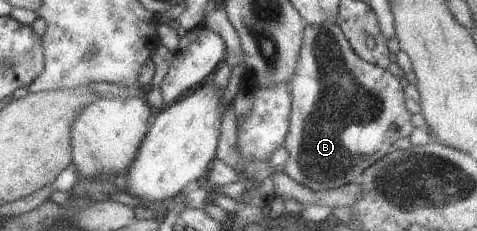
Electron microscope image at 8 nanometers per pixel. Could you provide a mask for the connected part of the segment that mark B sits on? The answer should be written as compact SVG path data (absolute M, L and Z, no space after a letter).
M328 19L322 25L305 23L296 68L288 84L290 110L283 144L287 157L281 164L281 172L311 191L352 183L374 161L389 153L398 138L407 138L414 129L398 81L399 78L388 69L358 58L334 20Z

